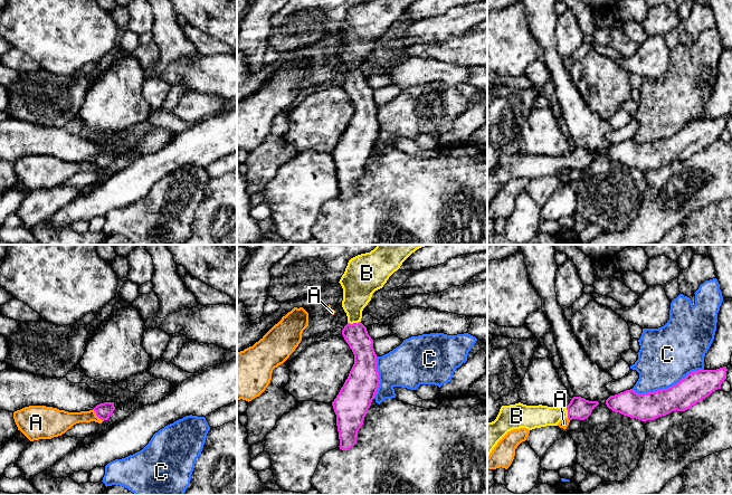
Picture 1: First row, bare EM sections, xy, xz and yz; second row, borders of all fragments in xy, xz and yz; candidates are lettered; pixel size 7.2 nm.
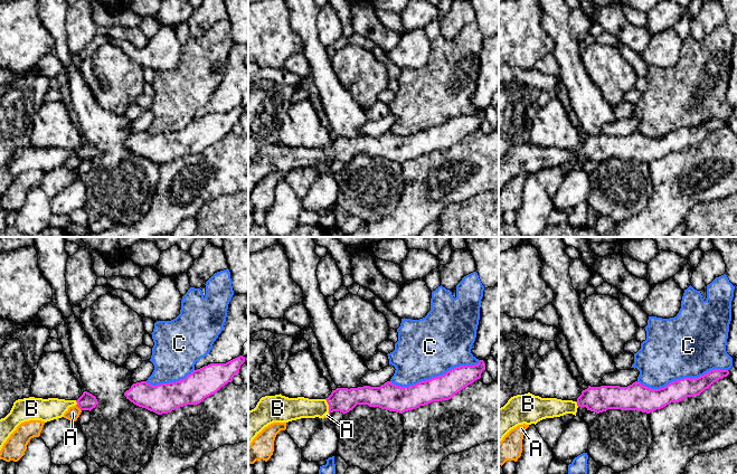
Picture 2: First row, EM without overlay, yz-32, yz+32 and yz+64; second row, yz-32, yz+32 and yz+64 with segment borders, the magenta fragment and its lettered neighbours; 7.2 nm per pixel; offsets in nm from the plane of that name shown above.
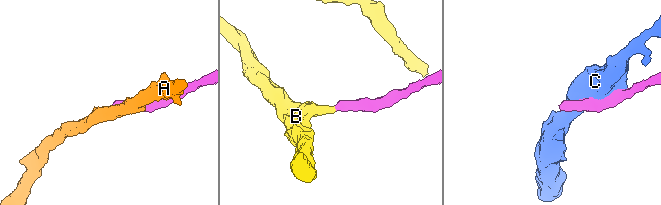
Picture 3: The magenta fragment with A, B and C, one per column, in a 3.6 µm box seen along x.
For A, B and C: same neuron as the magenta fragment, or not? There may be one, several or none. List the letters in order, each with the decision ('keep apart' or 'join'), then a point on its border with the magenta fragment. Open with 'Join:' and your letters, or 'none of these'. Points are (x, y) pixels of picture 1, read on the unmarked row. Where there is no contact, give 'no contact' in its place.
Join: B
A: keep apart; meets magenta in xy at (97, 165)
B: join; meets magenta in xz at (353, 73)
C: keep apart; meets magenta in yz at (667, 137)

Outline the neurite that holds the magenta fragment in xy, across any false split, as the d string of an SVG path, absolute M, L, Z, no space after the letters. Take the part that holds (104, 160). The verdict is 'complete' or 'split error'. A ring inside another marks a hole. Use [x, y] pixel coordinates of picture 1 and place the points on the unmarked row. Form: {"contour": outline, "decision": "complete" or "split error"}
{"contour": "M114 152L99 153L94 158L96 165L102 170L108 170L114 160Z", "decision": "complete"}

